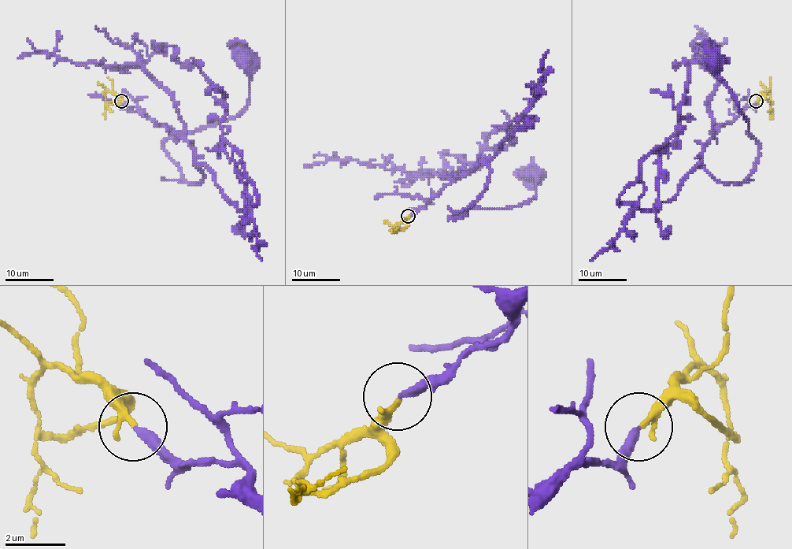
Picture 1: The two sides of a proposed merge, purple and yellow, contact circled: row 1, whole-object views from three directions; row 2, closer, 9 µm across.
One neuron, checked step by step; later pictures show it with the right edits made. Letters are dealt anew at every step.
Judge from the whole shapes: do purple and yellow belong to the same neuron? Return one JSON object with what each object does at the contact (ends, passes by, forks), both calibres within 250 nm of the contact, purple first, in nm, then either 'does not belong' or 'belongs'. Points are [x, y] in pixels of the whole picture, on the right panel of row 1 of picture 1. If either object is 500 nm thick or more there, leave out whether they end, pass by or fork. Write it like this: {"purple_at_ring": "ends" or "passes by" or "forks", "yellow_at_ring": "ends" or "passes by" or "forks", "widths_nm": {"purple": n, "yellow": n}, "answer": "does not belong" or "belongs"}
{"purple_at_ring": "ends", "yellow_at_ring": "passes by", "widths_nm": {"purple": 300, "yellow": 170}, "answer": "belongs"}

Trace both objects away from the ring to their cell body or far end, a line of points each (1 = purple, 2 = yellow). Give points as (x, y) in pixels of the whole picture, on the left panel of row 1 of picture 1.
1: (122, 101), (189, 141), (203, 174), (200, 183), (183, 179), (162, 143), (235, 116), (249, 98), (249, 62)
2: (122, 101), (119, 96), (118, 100), (109, 102), (105, 119)

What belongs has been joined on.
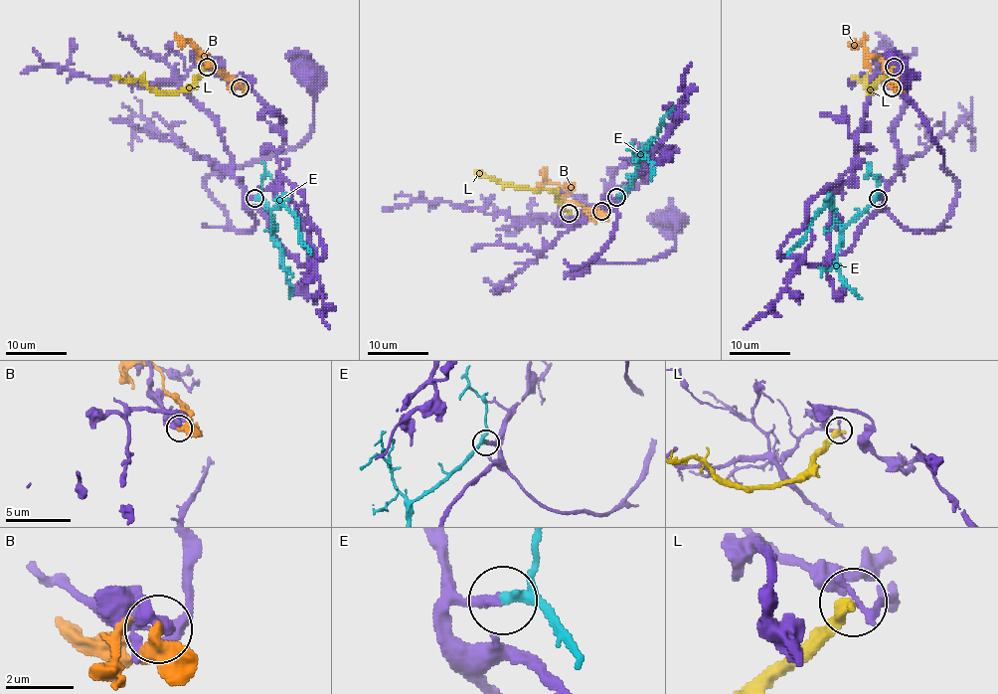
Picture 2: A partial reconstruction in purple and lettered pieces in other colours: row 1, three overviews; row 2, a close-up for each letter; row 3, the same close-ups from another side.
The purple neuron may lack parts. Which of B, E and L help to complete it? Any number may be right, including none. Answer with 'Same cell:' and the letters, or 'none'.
Same cell: E

